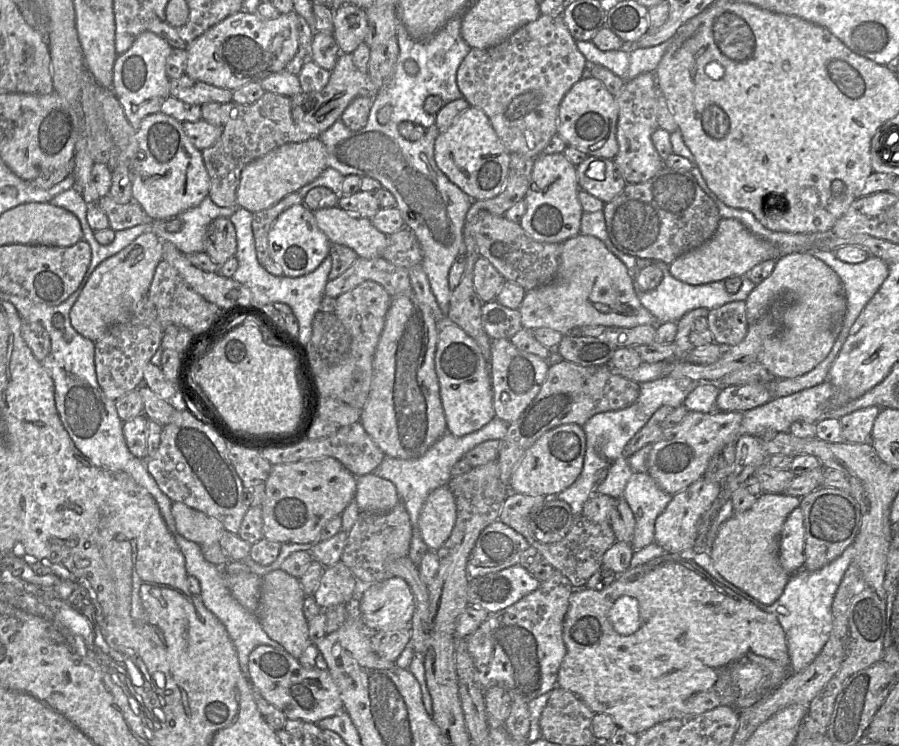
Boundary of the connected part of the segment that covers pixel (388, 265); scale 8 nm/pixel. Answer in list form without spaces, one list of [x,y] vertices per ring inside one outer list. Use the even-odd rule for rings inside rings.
[[[358,257],[343,274],[327,282],[325,295],[335,299],[366,280],[380,284],[391,297],[412,293],[409,269],[396,266],[383,257]]]

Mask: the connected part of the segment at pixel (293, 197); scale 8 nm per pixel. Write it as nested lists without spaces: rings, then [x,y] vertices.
[[[297,192],[291,193],[276,205],[253,214],[252,230],[255,240],[257,259],[262,266],[270,264],[273,260],[268,250],[268,234],[278,216],[291,206],[303,203],[304,197]]]

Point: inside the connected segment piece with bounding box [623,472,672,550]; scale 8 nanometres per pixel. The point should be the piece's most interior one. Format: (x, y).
(646, 499)

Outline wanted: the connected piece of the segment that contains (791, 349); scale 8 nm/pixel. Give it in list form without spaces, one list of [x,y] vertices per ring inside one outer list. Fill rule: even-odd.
[[[793,253],[776,259],[773,272],[758,284],[746,299],[746,316],[749,325],[758,320],[776,299],[788,296],[791,305],[786,309],[782,320],[782,330],[767,338],[758,354],[761,363],[776,379],[801,376],[822,362],[831,351],[847,312],[847,300],[843,283],[838,274],[811,253]]]

